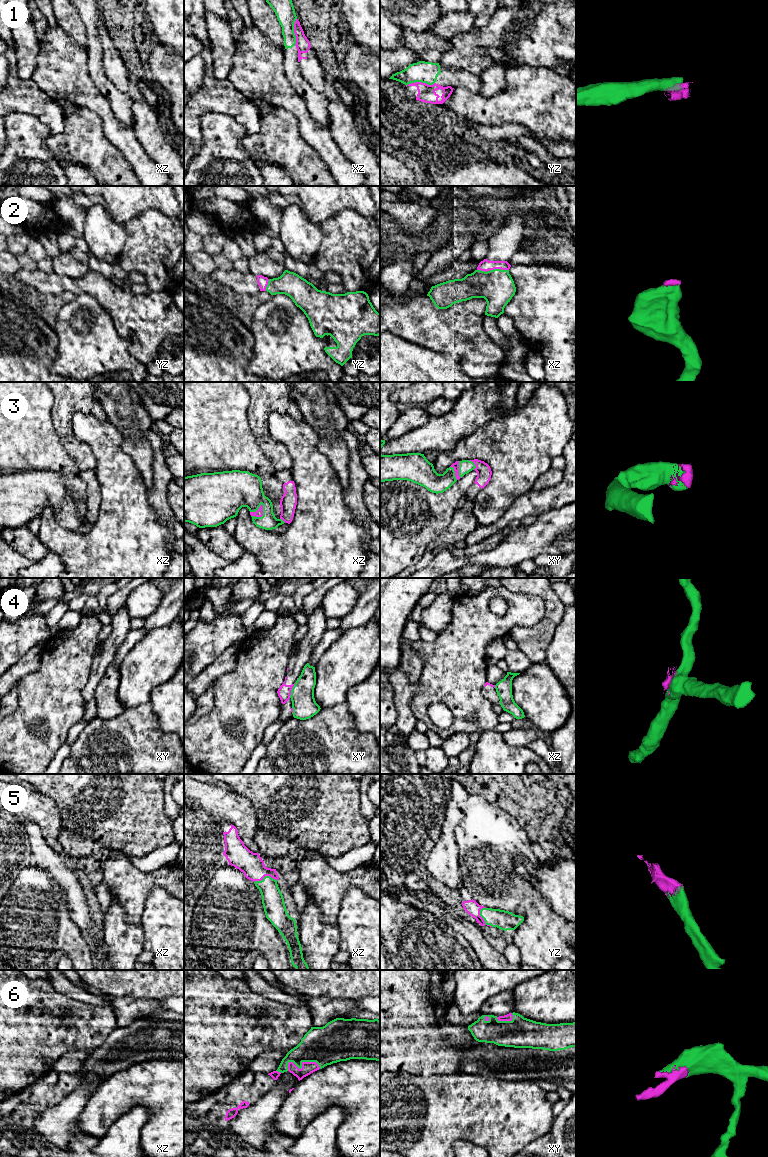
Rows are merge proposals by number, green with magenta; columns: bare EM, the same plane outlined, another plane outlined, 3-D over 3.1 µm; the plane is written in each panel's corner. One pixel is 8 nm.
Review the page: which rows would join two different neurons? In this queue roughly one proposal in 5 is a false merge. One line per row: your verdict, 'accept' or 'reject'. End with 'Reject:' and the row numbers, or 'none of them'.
1: reject
2: accept
3: accept
4: reject
5: accept
6: accept
Reject: 1, 4

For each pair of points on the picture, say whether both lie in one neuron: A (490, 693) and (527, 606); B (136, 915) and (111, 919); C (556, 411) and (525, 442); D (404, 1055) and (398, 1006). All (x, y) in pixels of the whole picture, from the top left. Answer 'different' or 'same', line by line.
A: different
B: different
C: same
D: same

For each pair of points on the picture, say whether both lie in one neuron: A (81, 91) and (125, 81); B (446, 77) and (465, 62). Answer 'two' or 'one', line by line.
A: two
B: two

